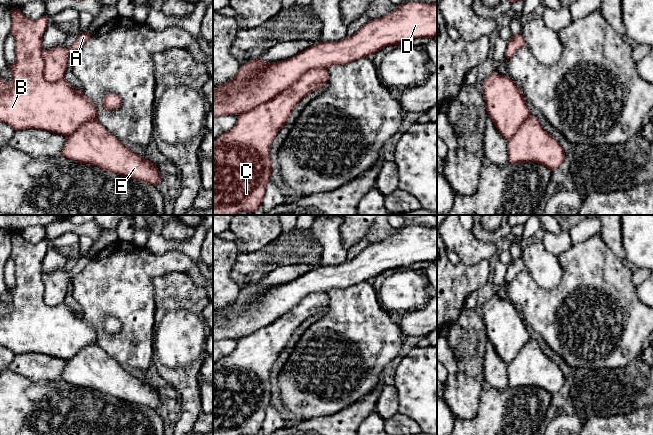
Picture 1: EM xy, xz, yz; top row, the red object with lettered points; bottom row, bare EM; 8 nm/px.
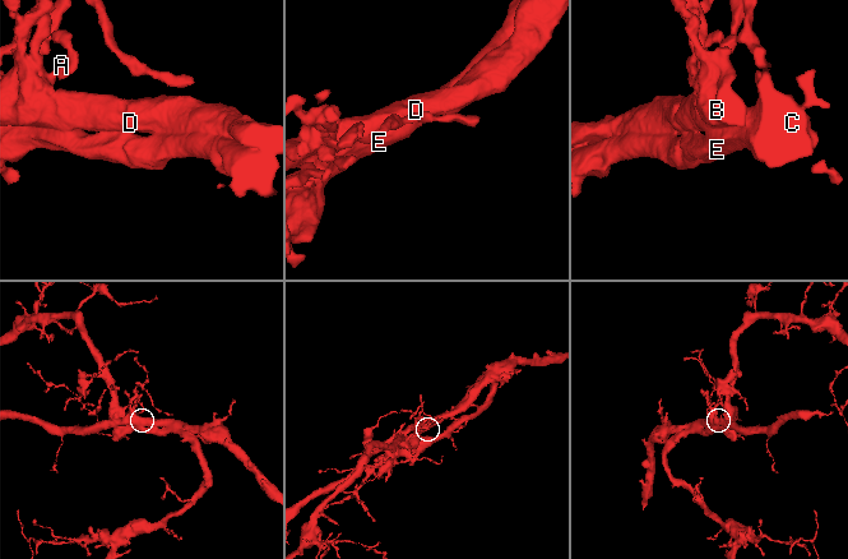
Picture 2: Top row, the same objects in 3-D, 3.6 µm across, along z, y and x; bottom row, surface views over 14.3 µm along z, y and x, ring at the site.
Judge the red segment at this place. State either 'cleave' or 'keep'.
cleave

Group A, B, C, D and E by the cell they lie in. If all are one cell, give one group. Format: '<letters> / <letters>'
A C E / B D

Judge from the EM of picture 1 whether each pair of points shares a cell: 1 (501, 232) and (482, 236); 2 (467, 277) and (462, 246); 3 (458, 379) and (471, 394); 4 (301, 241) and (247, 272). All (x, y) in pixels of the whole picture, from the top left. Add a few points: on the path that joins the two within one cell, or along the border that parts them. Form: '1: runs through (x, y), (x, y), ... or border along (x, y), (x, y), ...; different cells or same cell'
1: runs through (496, 234), (487, 236); same cell
2: border along (488, 259), (482, 259), (471, 265), (461, 263); different cells
3: runs through (460, 383), (467, 390); same cell
4: runs through (288, 248), (260, 263); same cell

